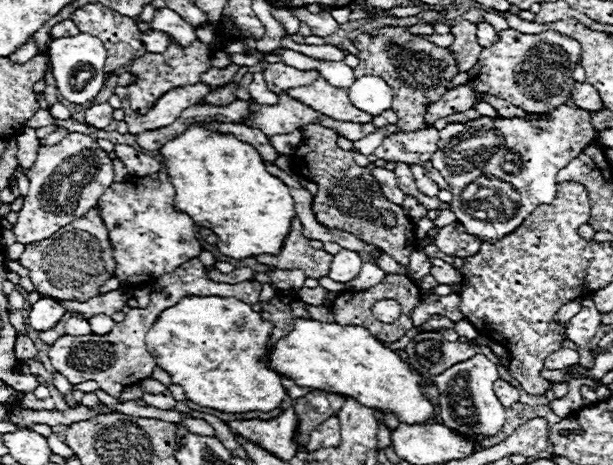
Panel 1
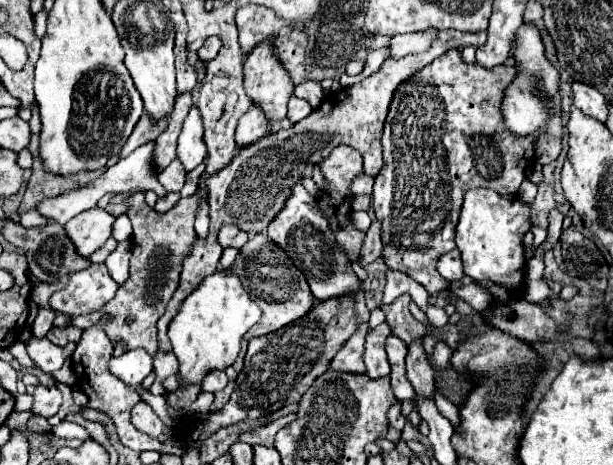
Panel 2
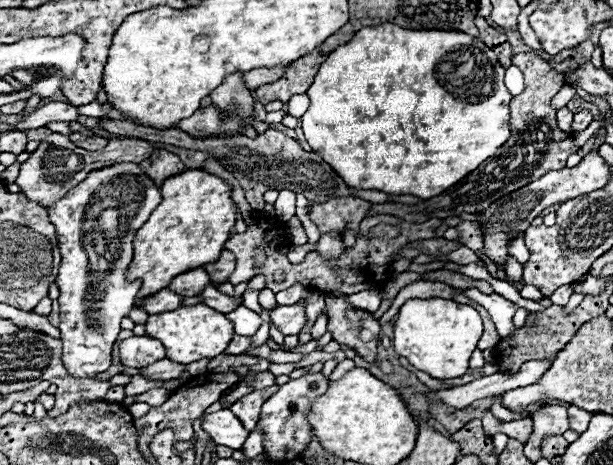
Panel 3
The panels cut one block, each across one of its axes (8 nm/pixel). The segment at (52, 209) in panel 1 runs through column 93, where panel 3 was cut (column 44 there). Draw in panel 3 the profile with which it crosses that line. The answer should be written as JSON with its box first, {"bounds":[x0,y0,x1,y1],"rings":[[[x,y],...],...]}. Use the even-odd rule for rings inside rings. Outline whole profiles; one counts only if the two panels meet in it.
{"bounds":[16,134,154,208],"rings":[[[50,134],[40,142],[40,146],[30,154],[30,158],[24,164],[20,164],[20,174],[16,178],[16,184],[20,186],[20,192],[28,200],[32,200],[44,208],[50,208],[60,198],[64,198],[76,184],[80,184],[80,180],[84,180],[88,172],[92,172],[96,168],[112,166],[112,164],[122,164],[122,162],[140,164],[142,160],[148,160],[148,156],[152,156],[152,152],[154,152],[154,148],[146,140],[116,138],[116,140],[110,140],[106,148],[90,152],[90,150],[78,148],[64,134]]]}

